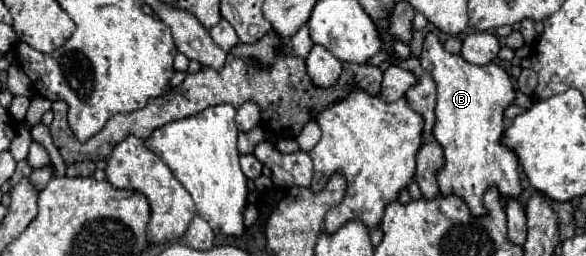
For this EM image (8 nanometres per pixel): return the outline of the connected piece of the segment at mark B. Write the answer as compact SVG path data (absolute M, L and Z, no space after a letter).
M427 34L423 42L421 66L435 78L437 84L433 136L445 148L445 166L437 174L441 194L459 196L477 218L487 214L483 194L493 186L499 190L503 204L511 198L519 198L523 192L519 162L517 156L501 144L501 134L505 130L503 110L515 100L515 88L505 70L493 62L475 66L457 54L449 54L435 34Z

